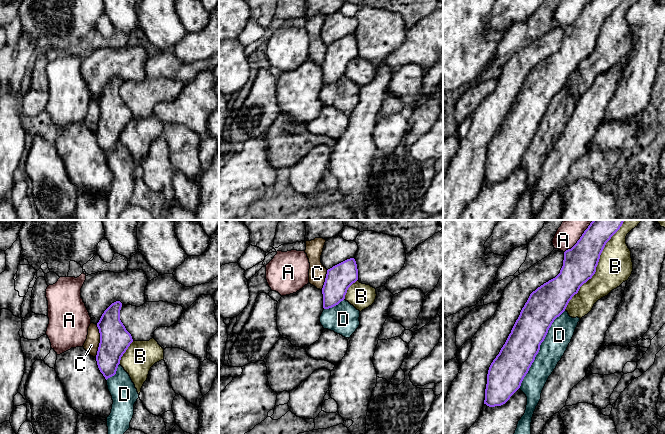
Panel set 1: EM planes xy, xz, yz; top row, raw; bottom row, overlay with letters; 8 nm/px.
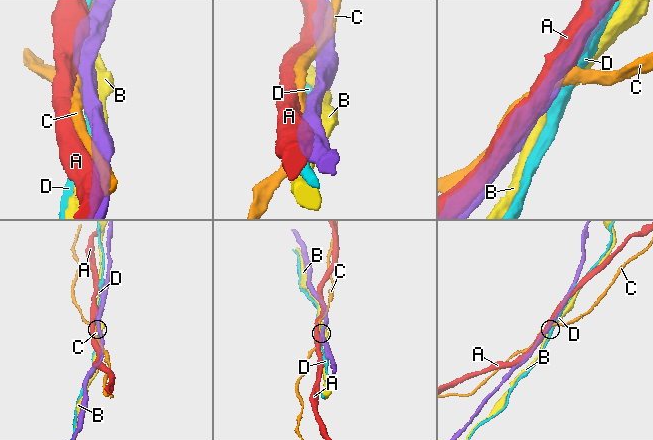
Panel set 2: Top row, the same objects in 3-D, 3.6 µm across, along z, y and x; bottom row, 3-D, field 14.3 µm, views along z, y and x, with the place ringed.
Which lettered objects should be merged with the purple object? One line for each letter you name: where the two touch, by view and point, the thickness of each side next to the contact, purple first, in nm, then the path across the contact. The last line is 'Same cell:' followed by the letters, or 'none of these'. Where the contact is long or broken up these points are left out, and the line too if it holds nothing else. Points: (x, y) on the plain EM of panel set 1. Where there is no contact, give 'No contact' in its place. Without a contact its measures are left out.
Same cell: none of these

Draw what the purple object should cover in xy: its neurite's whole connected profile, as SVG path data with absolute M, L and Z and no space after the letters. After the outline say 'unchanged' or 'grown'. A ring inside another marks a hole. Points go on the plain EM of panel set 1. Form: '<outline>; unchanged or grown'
M120 77L112 79L97 99L100 119L96 137L106 156L116 150L121 133L133 118L131 110L120 96L121 83Z; unchanged

